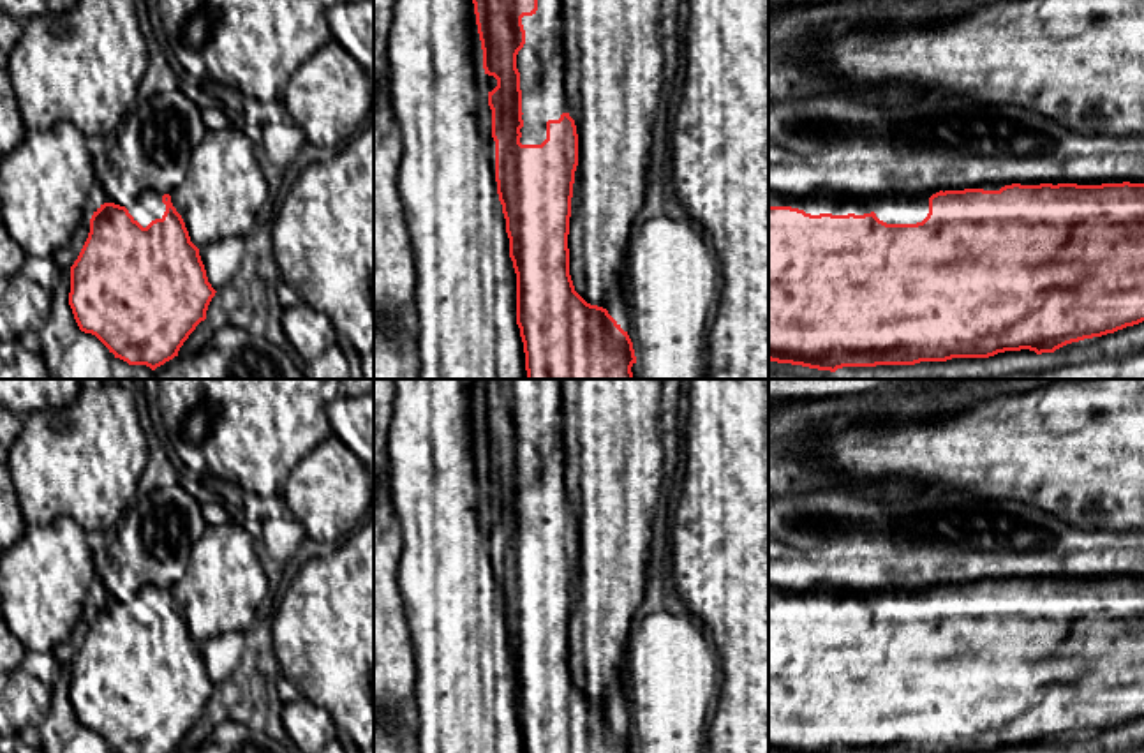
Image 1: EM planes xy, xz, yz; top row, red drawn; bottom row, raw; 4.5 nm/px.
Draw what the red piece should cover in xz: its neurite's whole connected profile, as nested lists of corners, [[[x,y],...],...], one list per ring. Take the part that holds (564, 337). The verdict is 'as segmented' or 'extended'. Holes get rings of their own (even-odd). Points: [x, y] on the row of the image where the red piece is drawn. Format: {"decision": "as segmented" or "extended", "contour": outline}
{"decision": "extended", "contour": [[[472,0],[478,34],[483,49],[485,74],[497,79],[497,86],[488,92],[488,106],[492,109],[492,138],[495,141],[495,182],[497,194],[506,219],[506,233],[509,238],[509,257],[516,273],[516,324],[525,353],[527,379],[633,379],[631,367],[636,363],[633,342],[620,324],[606,309],[587,303],[576,291],[569,275],[569,217],[575,171],[578,166],[578,134],[575,120],[568,113],[564,90],[564,51],[562,51],[562,0]]]}

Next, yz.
{"decision": "extended", "contour": [[[1040,183],[1040,185],[978,185],[964,190],[940,190],[918,198],[908,198],[894,190],[876,196],[844,196],[834,192],[816,192],[802,198],[769,198],[769,360],[777,363],[802,365],[818,370],[836,372],[843,367],[876,367],[876,365],[915,365],[920,362],[947,362],[952,358],[989,358],[1005,351],[1029,349],[1036,354],[1054,353],[1056,349],[1084,339],[1114,333],[1126,326],[1144,321],[1144,183]]]}

